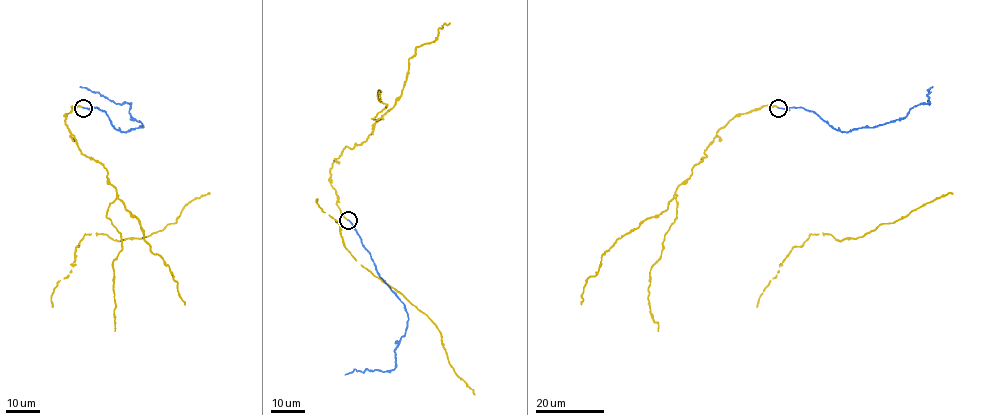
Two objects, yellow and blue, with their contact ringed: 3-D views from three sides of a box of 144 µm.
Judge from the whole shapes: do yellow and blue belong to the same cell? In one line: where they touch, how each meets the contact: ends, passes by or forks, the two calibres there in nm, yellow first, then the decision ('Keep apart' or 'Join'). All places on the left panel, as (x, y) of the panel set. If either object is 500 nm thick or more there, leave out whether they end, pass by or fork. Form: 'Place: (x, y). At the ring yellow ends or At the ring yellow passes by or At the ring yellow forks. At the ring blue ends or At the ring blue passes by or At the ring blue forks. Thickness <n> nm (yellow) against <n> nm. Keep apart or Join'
Place: (83, 108). At the ring yellow ends. At the ring blue ends. Thickness 140 nm (yellow) against 150 nm. Join

